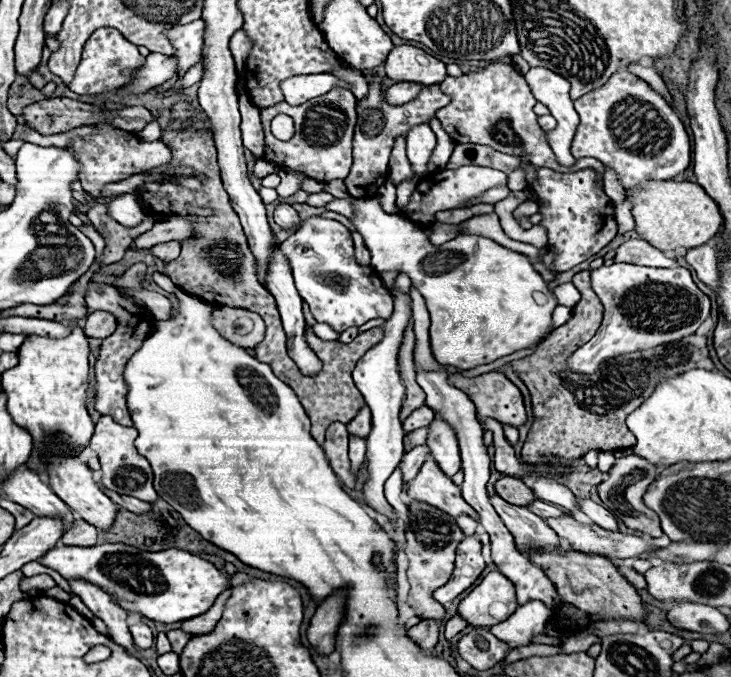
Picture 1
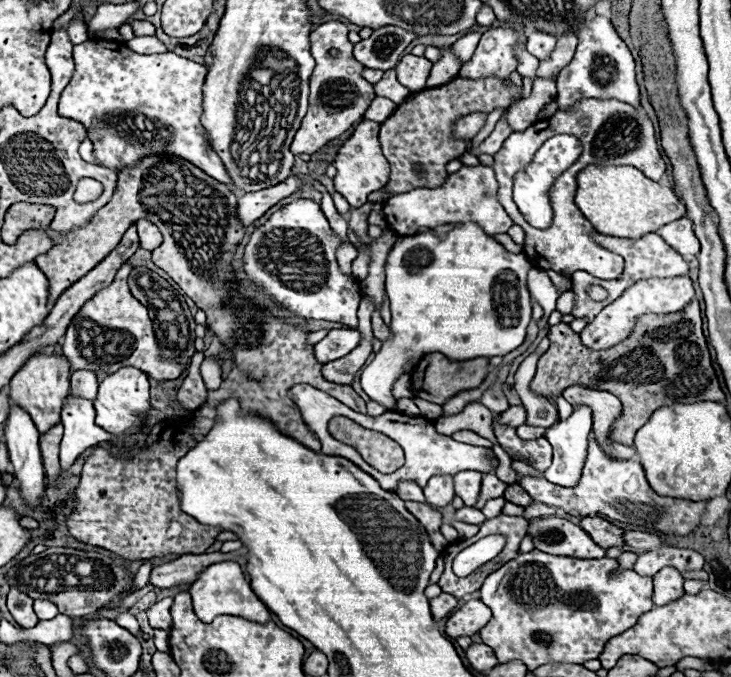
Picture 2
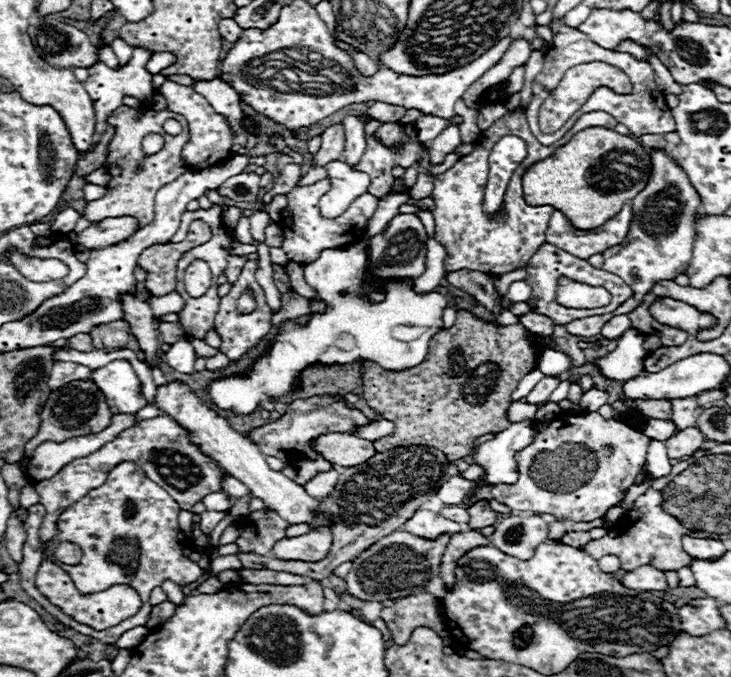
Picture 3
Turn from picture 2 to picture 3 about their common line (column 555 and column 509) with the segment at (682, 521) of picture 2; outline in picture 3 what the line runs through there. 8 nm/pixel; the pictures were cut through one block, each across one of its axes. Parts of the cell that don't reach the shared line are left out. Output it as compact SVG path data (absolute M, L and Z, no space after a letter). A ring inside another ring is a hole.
M562 412L548 424L540 424L540 430L534 438L536 440L532 440L514 456L518 466L518 482L494 486L492 498L510 506L512 510L552 514L558 520L572 522L592 522L604 516L612 506L618 506L624 500L628 488L634 484L636 476L644 470L650 446L650 438L642 432L636 432L616 420L604 420L598 412ZM606 444L614 448L612 454L604 448Z

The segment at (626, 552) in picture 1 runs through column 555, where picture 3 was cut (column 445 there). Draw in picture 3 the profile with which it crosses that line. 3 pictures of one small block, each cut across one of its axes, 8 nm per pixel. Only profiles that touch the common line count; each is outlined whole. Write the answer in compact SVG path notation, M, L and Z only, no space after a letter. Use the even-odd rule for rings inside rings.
M416 510L414 516L410 520L406 520L402 524L402 530L404 532L410 532L410 534L416 534L420 538L428 538L428 540L434 540L438 538L442 532L459 533L470 530L468 524L458 524L454 520L448 520L440 514L434 514L430 510Z

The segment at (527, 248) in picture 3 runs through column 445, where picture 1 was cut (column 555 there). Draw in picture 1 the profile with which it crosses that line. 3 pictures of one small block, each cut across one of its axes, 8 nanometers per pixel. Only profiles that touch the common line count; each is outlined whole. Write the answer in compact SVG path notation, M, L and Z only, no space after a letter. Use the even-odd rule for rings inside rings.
M536 168L536 172L538 182L530 188L534 190L544 216L540 224L548 230L548 244L558 250L554 266L558 272L564 272L594 256L616 236L614 204L604 194L602 186L596 186L594 170L562 174L550 168Z

